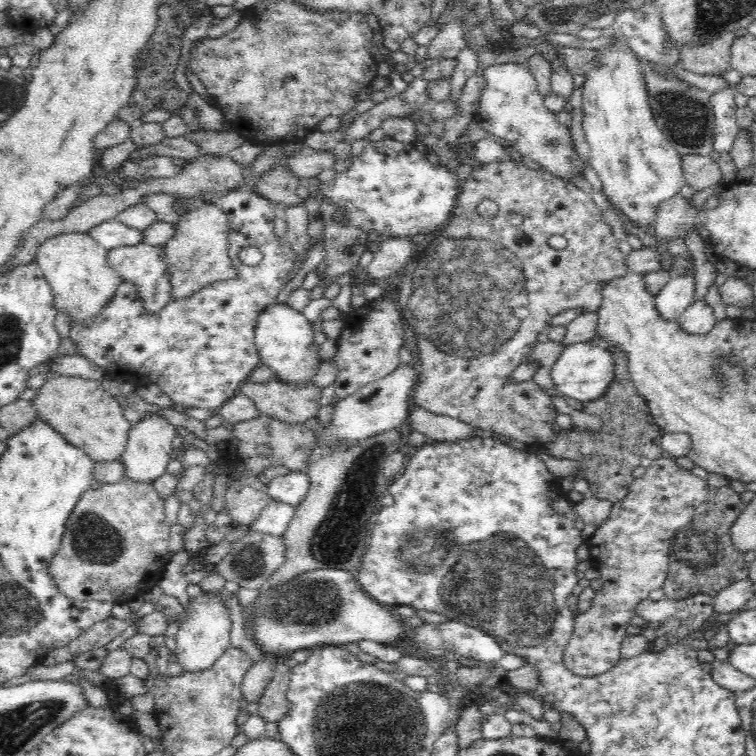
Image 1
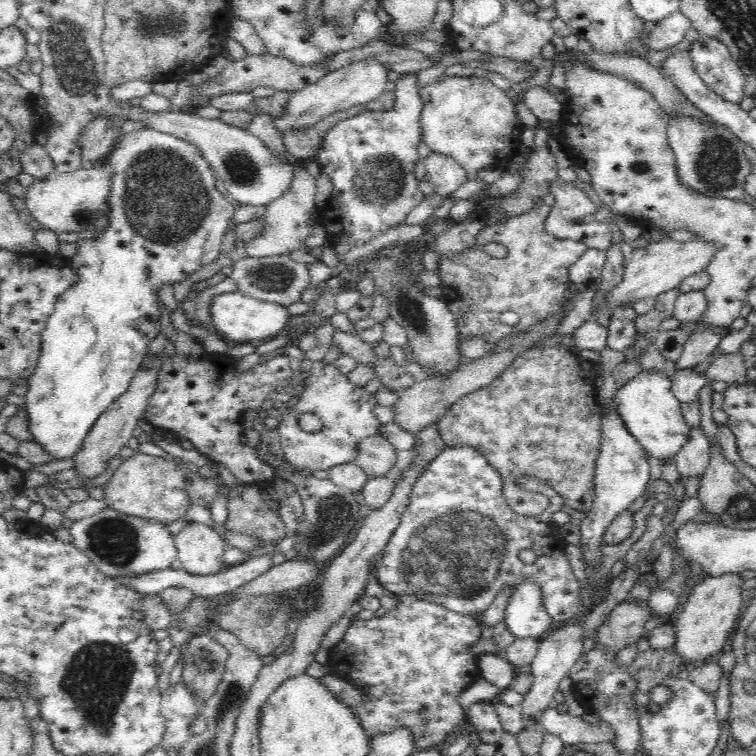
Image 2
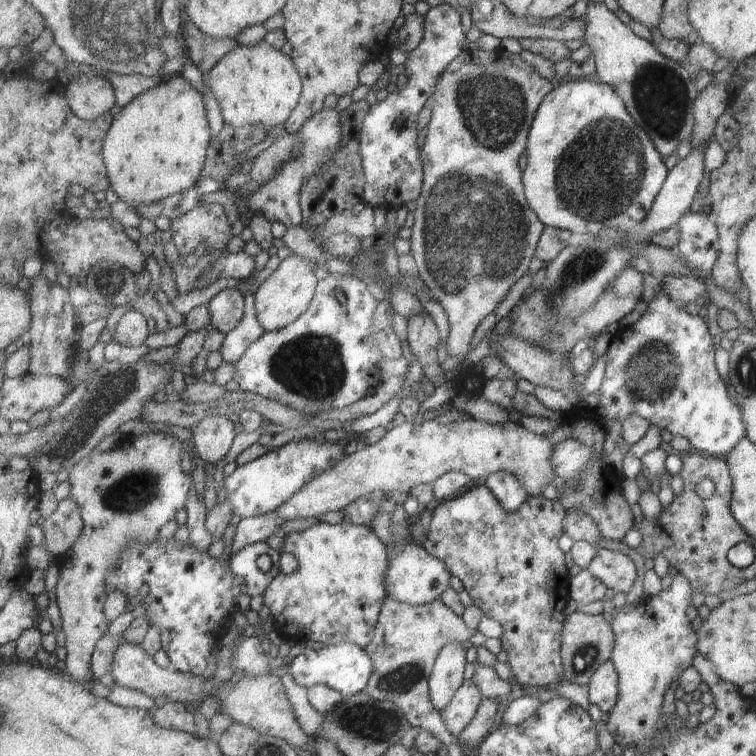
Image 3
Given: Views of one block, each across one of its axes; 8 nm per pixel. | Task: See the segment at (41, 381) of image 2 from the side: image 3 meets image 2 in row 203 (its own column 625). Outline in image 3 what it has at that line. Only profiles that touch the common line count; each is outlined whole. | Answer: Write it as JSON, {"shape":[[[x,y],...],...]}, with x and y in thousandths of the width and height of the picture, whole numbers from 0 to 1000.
{"shape":[[[786,103],[747,104],[739,114],[730,115],[708,153],[696,202],[693,245],[702,278],[722,299],[761,310],[788,310],[803,302],[827,306],[832,311],[843,307],[845,294],[861,275],[882,230],[872,201],[835,159],[810,115]]]}

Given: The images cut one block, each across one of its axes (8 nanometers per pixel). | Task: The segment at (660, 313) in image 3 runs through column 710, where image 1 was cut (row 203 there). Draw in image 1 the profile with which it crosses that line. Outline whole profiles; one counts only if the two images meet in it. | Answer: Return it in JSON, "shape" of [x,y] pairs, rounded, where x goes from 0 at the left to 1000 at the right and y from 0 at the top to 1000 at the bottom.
{"shape":[[[513,180],[503,188],[485,188],[479,204],[471,208],[466,206],[463,212],[464,218],[460,226],[447,229],[440,239],[425,241],[421,245],[427,259],[434,259],[437,265],[440,265],[447,275],[450,275],[450,272],[452,272],[452,275],[459,275],[460,290],[454,290],[456,296],[464,296],[466,299],[480,302],[481,306],[487,306],[487,310],[489,307],[499,307],[501,311],[505,310],[505,312],[508,312],[509,308],[513,308],[516,310],[516,313],[534,313],[540,311],[545,315],[549,315],[550,310],[561,308],[561,311],[566,311],[569,307],[573,307],[579,302],[585,302],[585,299],[589,298],[598,286],[607,254],[610,253],[608,246],[611,239],[608,235],[606,235],[606,230],[603,229],[603,221],[608,218],[608,214],[601,222],[593,222],[591,218],[583,216],[581,209],[581,214],[574,217],[566,212],[563,205],[558,205],[556,201],[546,198],[542,189],[529,188],[517,184]]]}

